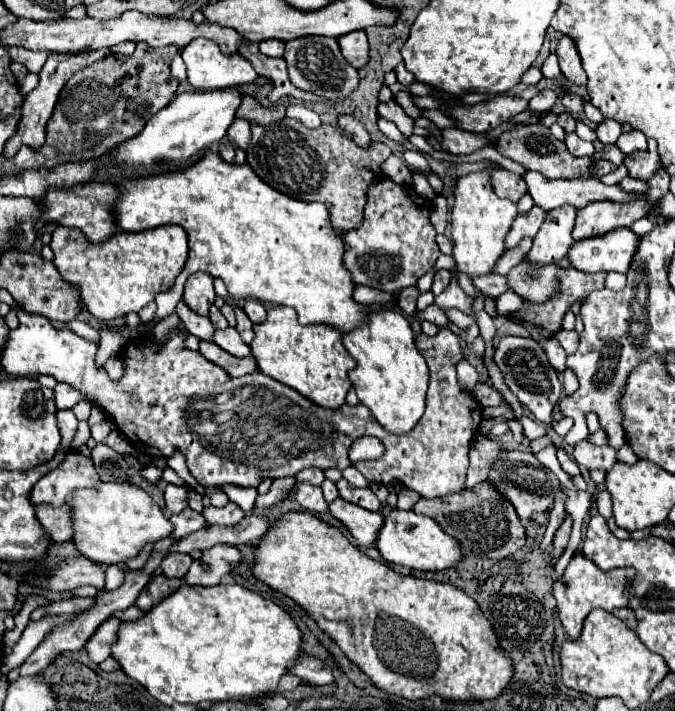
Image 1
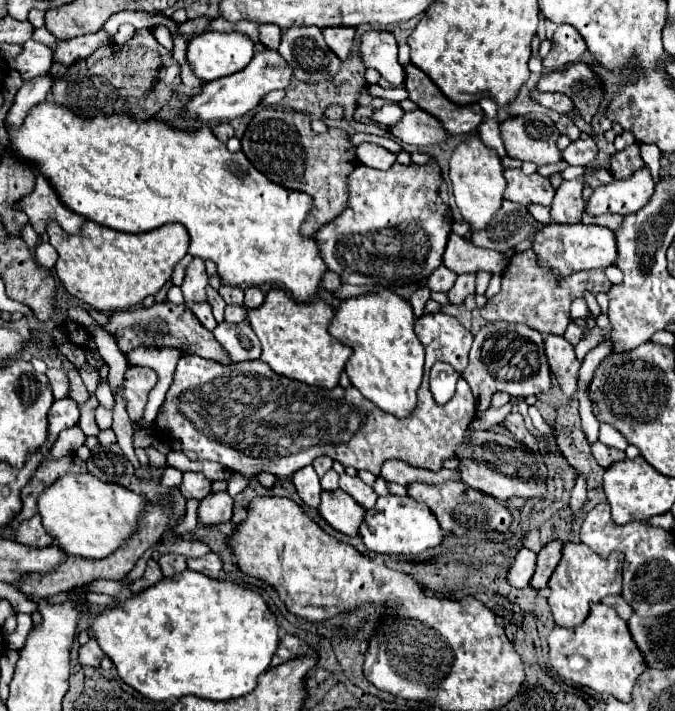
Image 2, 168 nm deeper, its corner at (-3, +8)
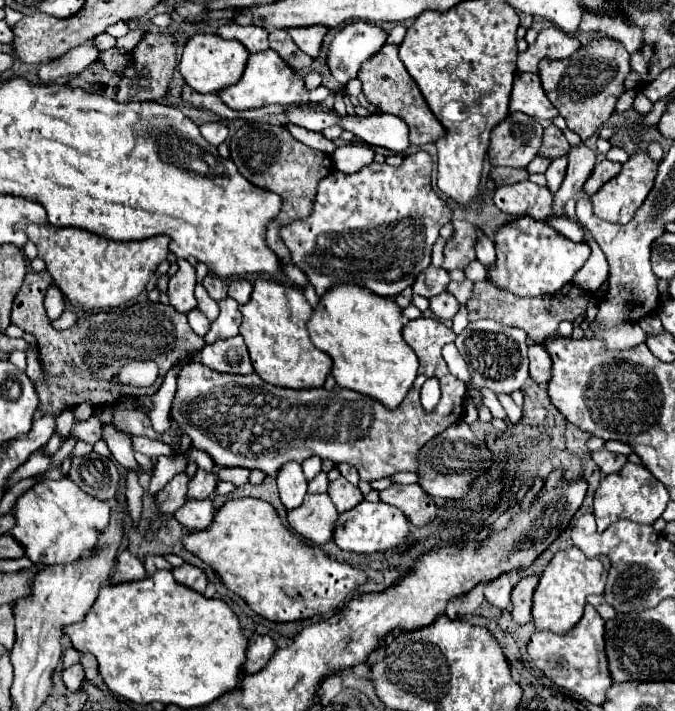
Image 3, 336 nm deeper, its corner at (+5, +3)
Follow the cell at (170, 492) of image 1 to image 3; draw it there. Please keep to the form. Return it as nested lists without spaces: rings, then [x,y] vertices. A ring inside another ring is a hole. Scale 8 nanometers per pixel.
[[[196,471],[196,475],[188,483],[186,499],[208,499],[216,489],[216,475],[208,471]]]

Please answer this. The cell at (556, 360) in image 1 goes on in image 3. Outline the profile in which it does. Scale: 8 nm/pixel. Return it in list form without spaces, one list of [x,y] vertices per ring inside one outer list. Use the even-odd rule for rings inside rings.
[[[530,345],[530,375],[536,383],[548,383],[552,377],[552,359],[546,347]]]

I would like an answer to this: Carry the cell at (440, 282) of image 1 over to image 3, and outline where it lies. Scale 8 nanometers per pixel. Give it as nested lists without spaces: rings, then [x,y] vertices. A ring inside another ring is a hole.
[[[430,265],[426,271],[422,271],[422,275],[418,275],[412,291],[416,295],[422,295],[422,297],[430,299],[430,297],[436,297],[436,295],[444,293],[448,283],[450,283],[448,271],[438,271],[438,267]]]

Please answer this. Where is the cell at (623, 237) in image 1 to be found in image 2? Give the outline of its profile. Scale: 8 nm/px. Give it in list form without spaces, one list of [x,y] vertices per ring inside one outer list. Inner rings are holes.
[[[582,222],[574,226],[558,226],[558,224],[548,224],[540,226],[534,232],[532,238],[532,250],[546,270],[550,270],[554,276],[568,276],[572,272],[582,272],[582,270],[594,270],[594,268],[608,268],[614,264],[616,254],[616,238],[612,230],[604,226],[586,226]]]

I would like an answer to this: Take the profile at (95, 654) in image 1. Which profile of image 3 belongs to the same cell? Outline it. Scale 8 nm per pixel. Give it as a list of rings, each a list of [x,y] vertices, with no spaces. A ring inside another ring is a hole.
[[[76,663],[76,665],[66,667],[64,673],[62,673],[62,679],[64,679],[64,683],[66,683],[66,687],[68,687],[70,691],[80,689],[80,685],[82,685],[82,681],[84,681],[84,669],[82,669],[82,665]]]

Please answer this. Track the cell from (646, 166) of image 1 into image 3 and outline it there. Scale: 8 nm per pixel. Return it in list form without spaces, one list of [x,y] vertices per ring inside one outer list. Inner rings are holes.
[[[604,159],[602,163],[598,163],[598,165],[594,167],[592,175],[588,177],[588,181],[586,181],[586,185],[584,185],[584,191],[586,191],[588,195],[594,195],[608,179],[612,179],[614,175],[618,175],[620,169],[622,169],[622,163],[614,163],[614,161]]]

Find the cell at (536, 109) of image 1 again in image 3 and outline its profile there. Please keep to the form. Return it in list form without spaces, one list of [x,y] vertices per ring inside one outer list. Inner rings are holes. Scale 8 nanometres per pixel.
[[[594,39],[590,45],[580,47],[574,55],[560,61],[544,59],[540,65],[540,81],[546,97],[554,103],[566,119],[568,129],[588,139],[612,115],[618,97],[624,93],[624,79],[630,73],[630,55],[622,51],[614,39]]]

